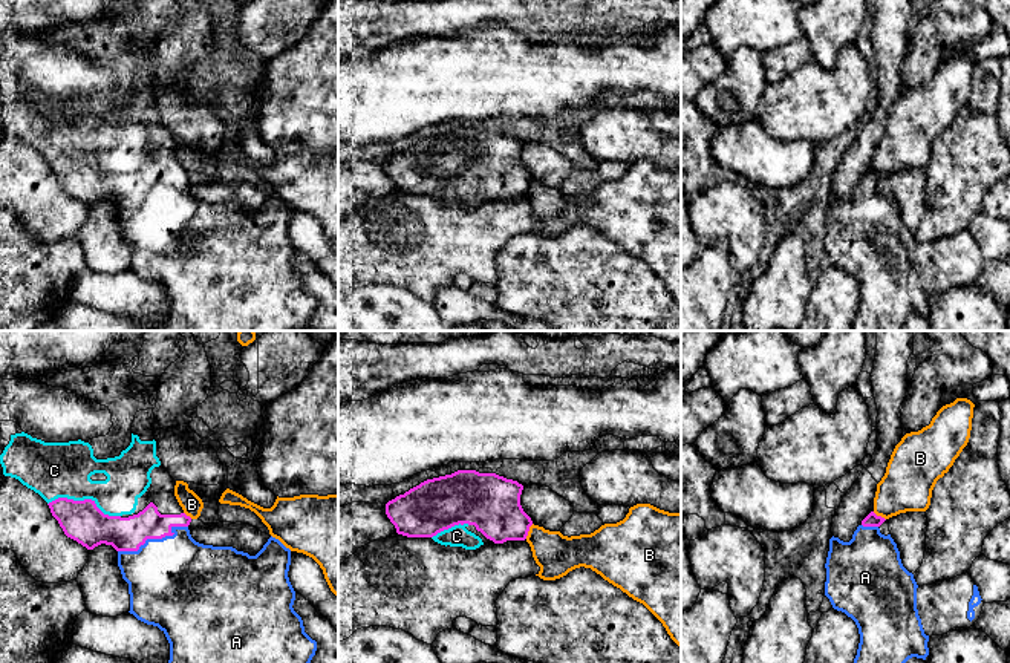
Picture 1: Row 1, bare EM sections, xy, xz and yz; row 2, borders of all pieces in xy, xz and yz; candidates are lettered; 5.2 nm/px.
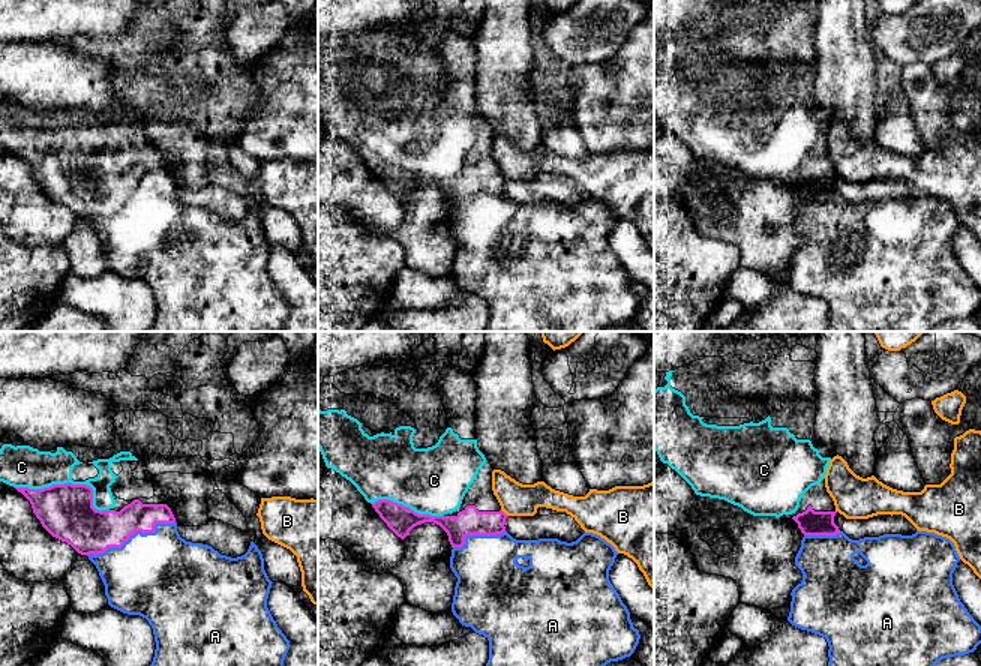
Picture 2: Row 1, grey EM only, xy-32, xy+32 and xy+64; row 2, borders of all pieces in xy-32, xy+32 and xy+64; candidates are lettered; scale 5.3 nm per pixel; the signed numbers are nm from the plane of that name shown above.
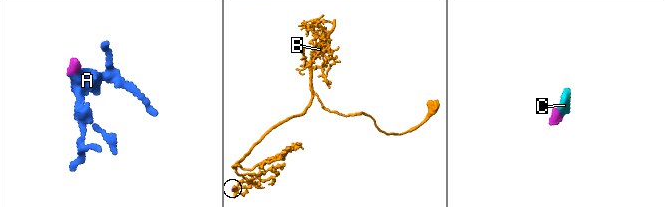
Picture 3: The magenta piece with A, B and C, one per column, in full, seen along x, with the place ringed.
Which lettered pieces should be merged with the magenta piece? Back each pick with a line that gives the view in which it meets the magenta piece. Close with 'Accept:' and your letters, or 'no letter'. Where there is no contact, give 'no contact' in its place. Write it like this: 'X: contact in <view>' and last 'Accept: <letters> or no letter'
A: contact in xy
C: contact in xy
Accept: A, C

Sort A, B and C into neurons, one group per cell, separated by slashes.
A C / B

